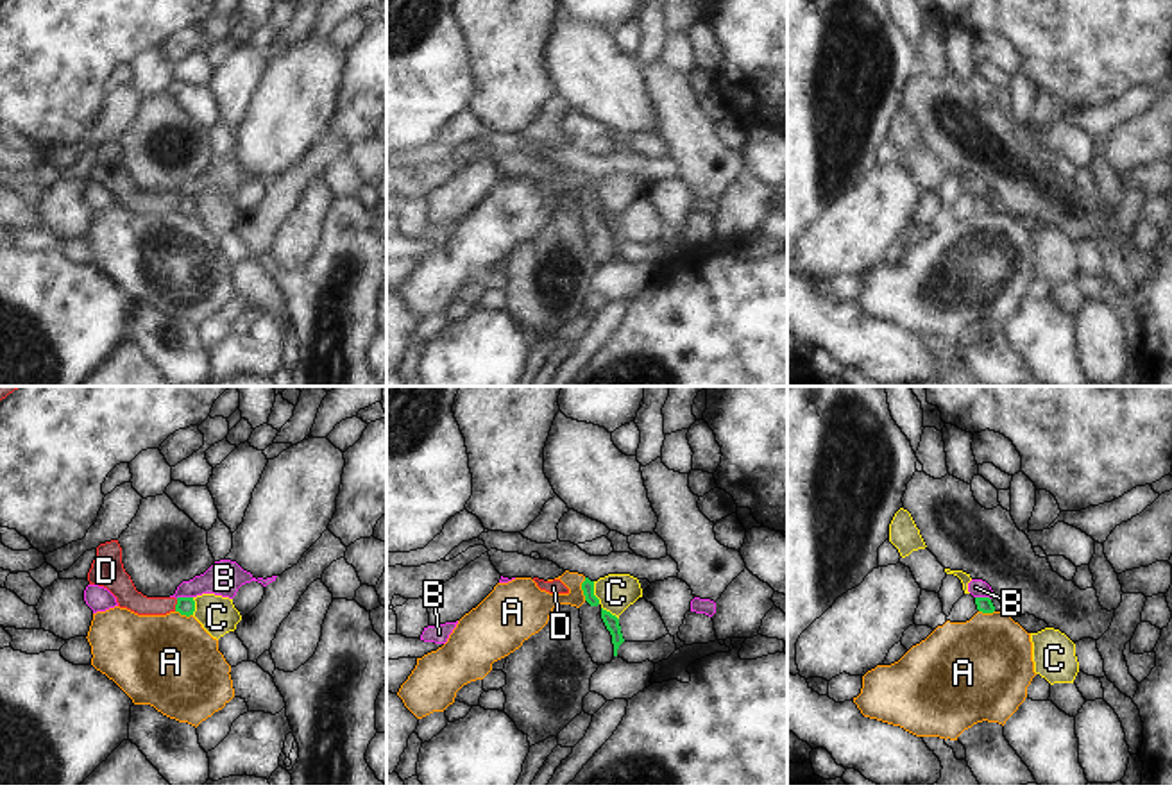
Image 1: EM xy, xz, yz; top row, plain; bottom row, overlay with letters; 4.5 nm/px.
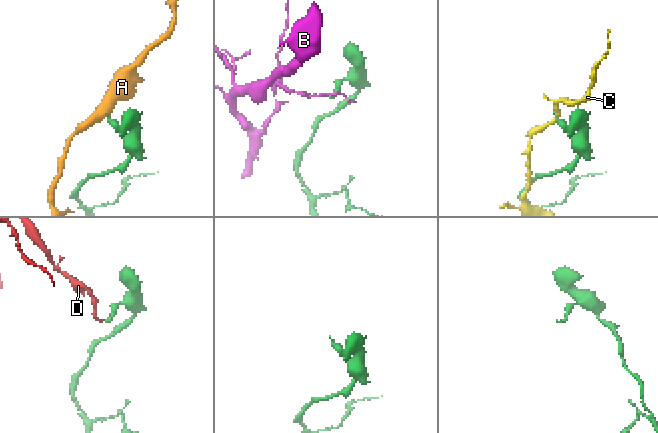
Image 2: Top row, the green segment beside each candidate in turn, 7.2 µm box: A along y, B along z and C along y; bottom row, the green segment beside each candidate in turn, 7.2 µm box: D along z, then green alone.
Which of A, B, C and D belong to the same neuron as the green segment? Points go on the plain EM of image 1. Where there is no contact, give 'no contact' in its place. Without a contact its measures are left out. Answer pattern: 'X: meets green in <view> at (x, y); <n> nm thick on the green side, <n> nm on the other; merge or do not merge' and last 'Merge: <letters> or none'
A: meets green in xz at (582, 188); 60 nm thick on the green side, 190 nm on the other; do not merge
B: meets green in xy at (183, 197); 80 nm thick on the green side, 160 nm on the other; do not merge
C: meets green in xz at (593, 192); 60 nm thick on the green side, 170 nm on the other; do not merge
D: meets green in xy at (176, 204); 80 nm thick on the green side, 100 nm on the other; do not merge
Merge: none

